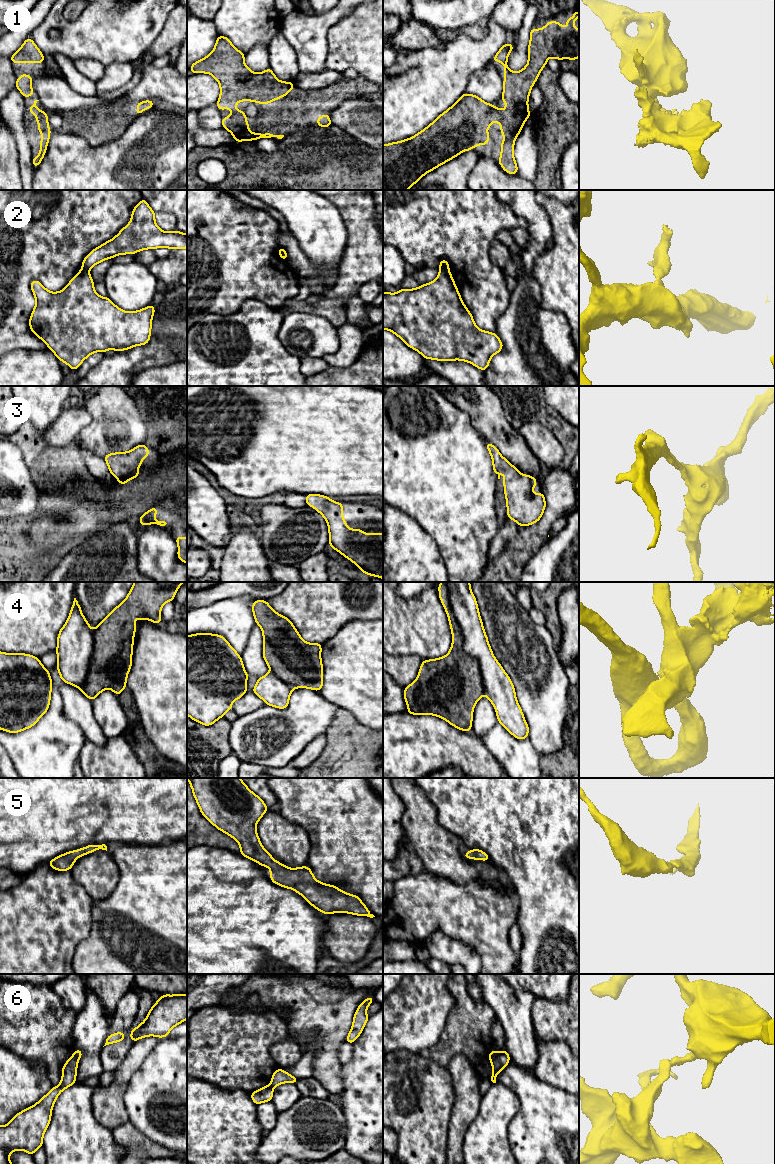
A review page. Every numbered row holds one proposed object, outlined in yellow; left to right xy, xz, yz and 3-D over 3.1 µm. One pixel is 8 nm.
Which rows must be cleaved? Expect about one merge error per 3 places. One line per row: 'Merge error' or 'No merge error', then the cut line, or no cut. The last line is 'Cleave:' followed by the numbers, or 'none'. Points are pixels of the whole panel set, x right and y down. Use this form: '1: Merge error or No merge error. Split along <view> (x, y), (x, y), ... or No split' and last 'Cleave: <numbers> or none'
1: No merge error. No split
2: Merge error. Split along yz (441, 268), (448, 270)
3: No merge error. No split
4: Merge error. Split along yz (443, 582), (462, 632), (463, 648), (477, 660), (484, 693)
5: No merge error. No split
6: Merge error. Split along yz (496, 1052), (491, 1061)
Cleave: 2, 4, 6

